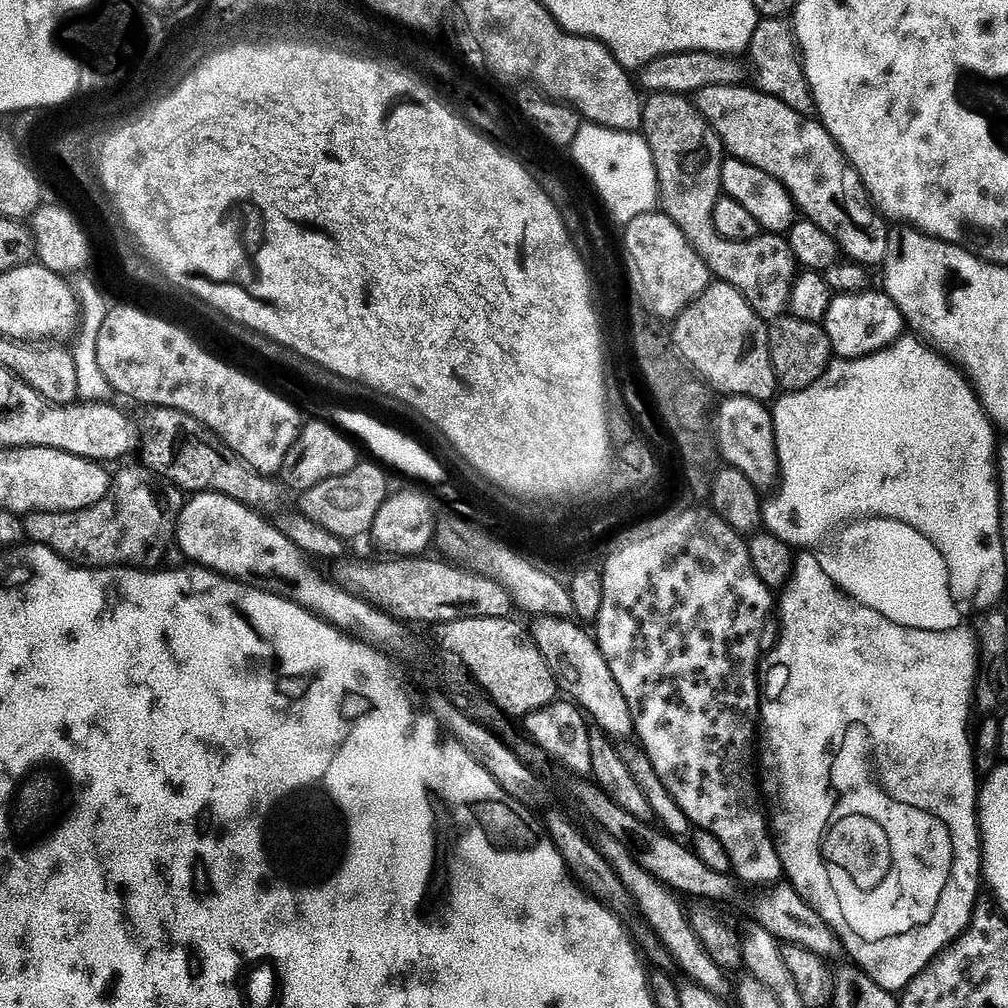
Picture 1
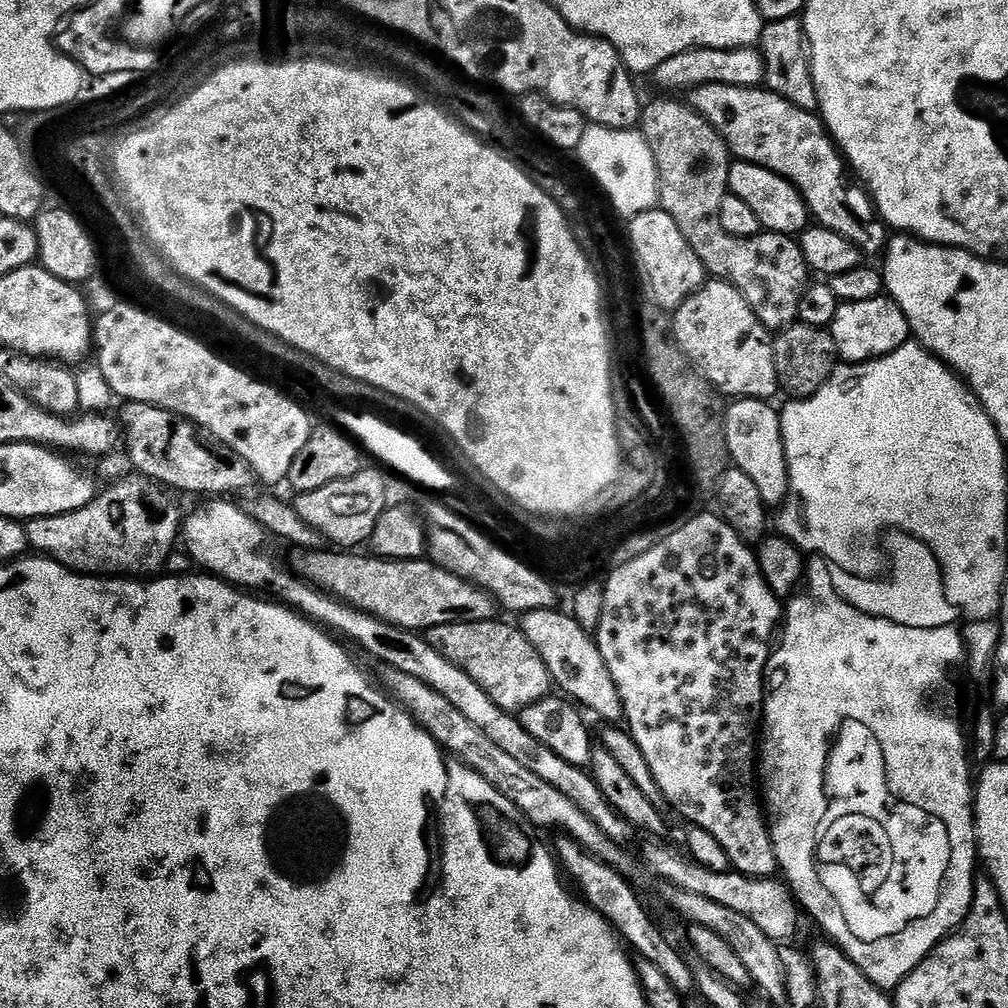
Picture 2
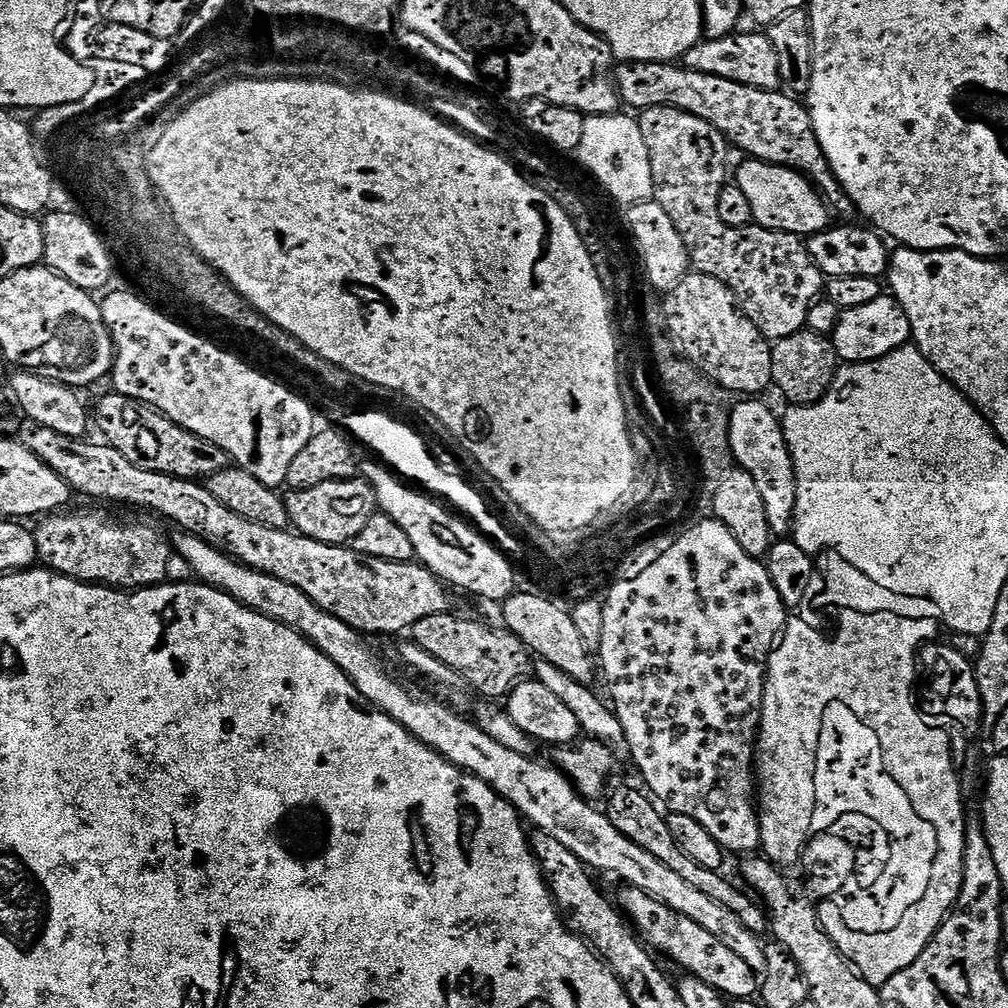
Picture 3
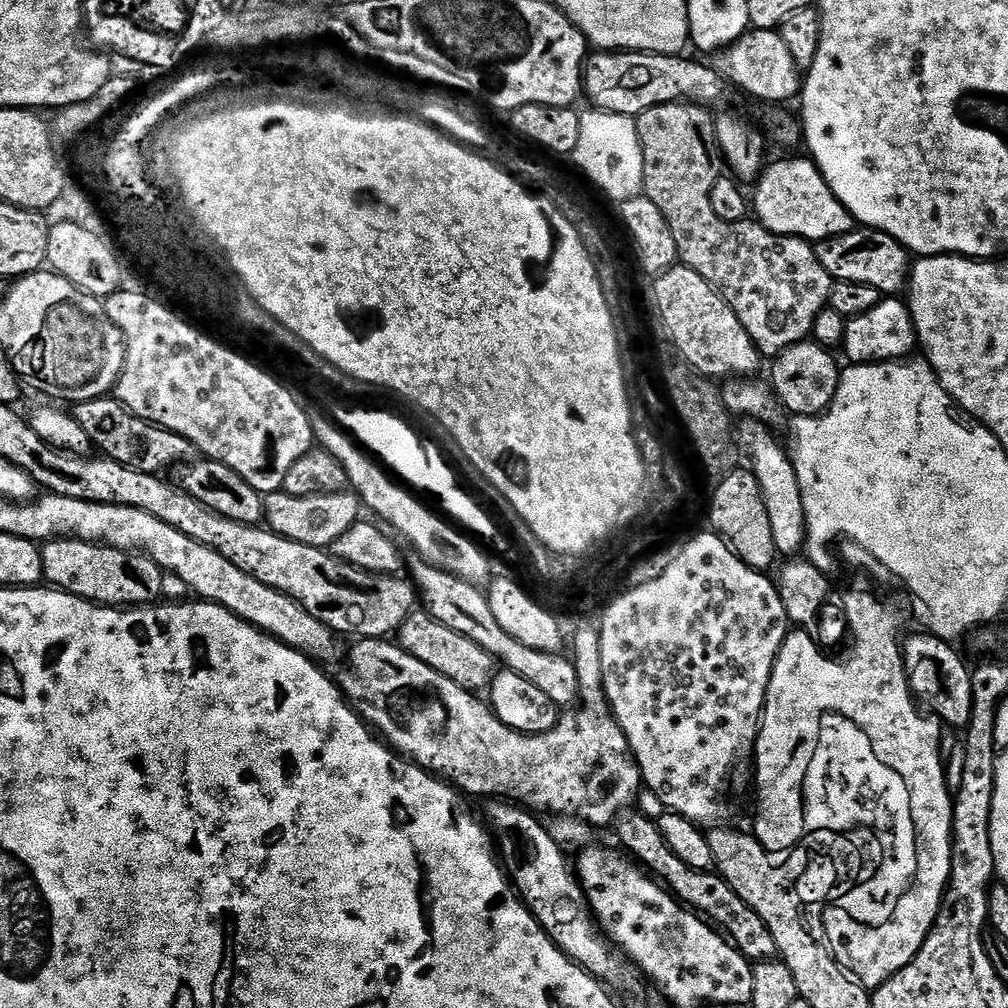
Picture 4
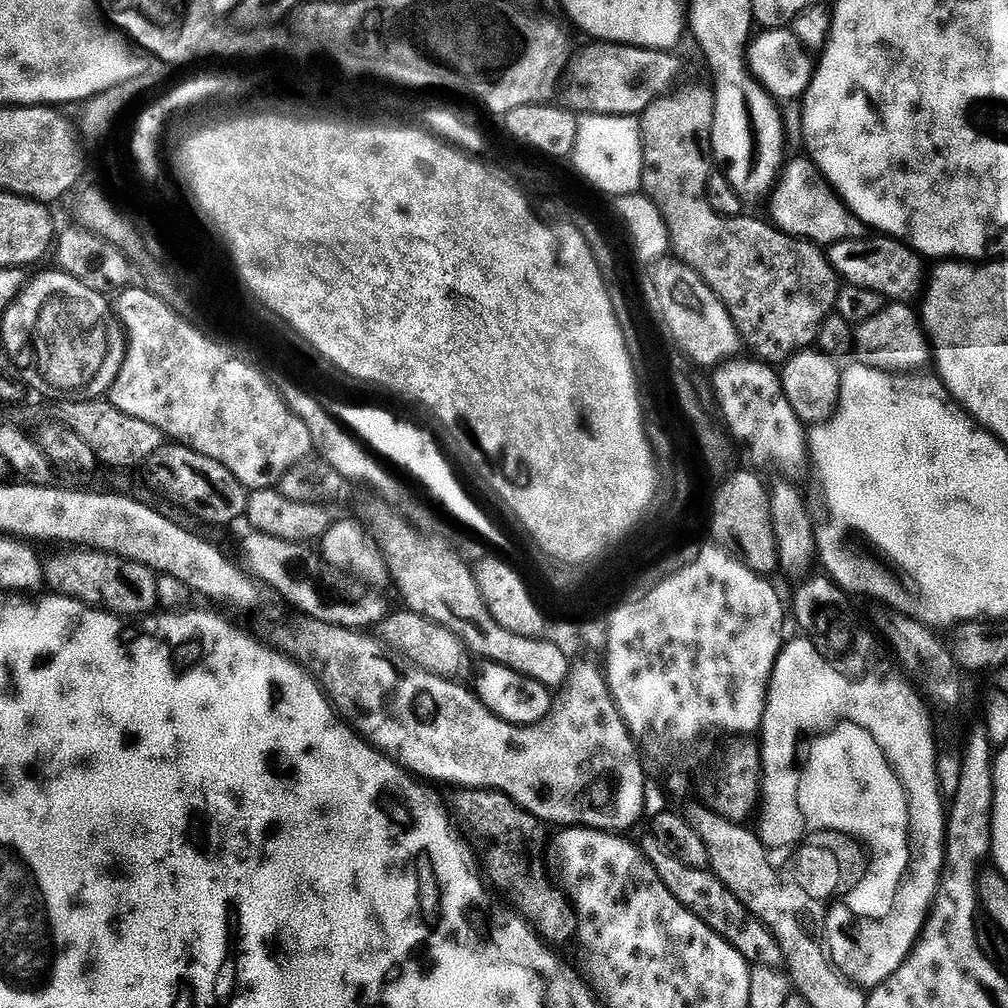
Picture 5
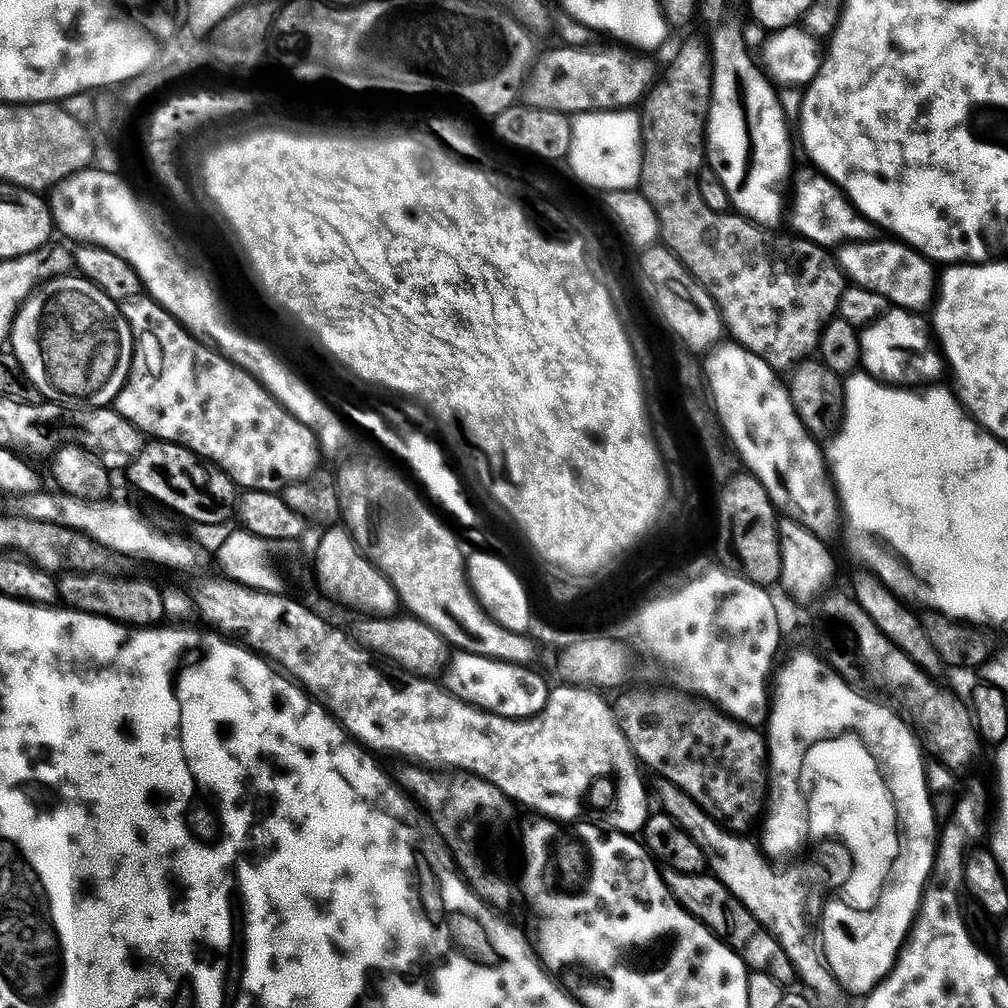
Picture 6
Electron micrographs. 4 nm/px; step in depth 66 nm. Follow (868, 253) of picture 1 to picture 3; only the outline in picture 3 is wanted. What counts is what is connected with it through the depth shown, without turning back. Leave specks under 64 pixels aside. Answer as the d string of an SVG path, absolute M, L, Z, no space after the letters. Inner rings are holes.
M628 62L617 67L614 75L616 87L619 89L619 99L625 105L628 103L630 107L636 108L635 110L681 108L684 112L694 114L698 118L710 122L710 126L717 128L724 135L724 139L728 141L729 145L736 147L737 144L745 152L743 154L745 157L753 160L764 160L768 164L777 164L783 168L792 168L795 172L807 176L835 211L836 208L840 212L851 213L853 211L852 201L844 195L844 190L836 180L836 175L832 173L826 154L816 137L812 125L812 114L801 101L800 104L796 101L799 99L793 98L780 90L762 91L750 88L748 85L740 85L738 82L727 81L726 78L696 72L694 69L681 66L676 62L657 62L655 64Z

